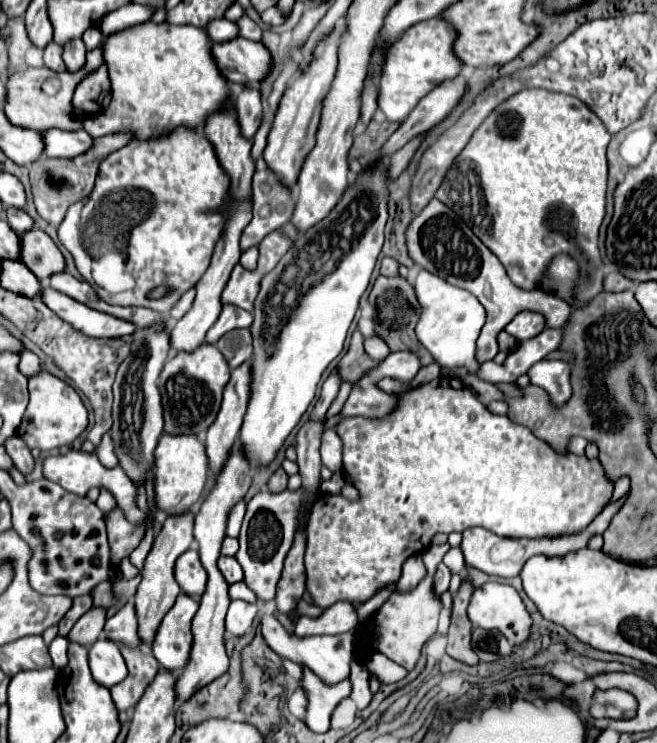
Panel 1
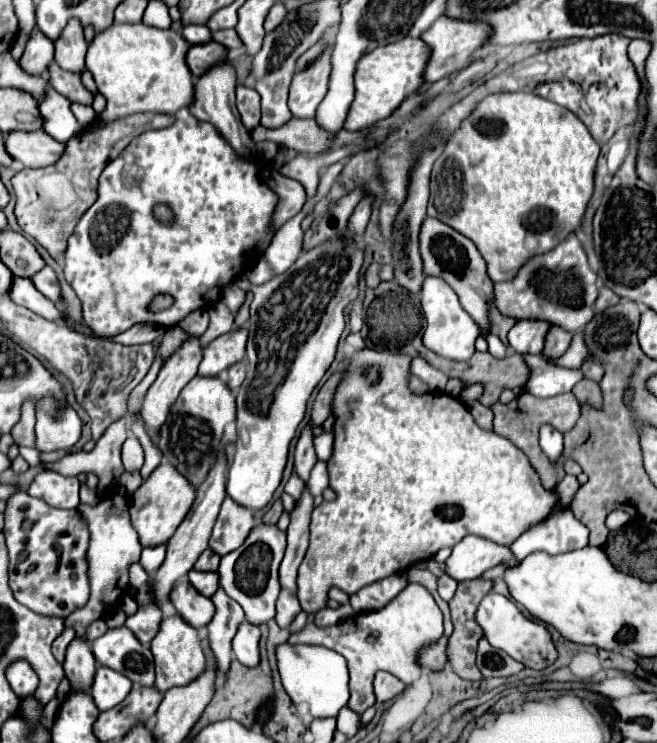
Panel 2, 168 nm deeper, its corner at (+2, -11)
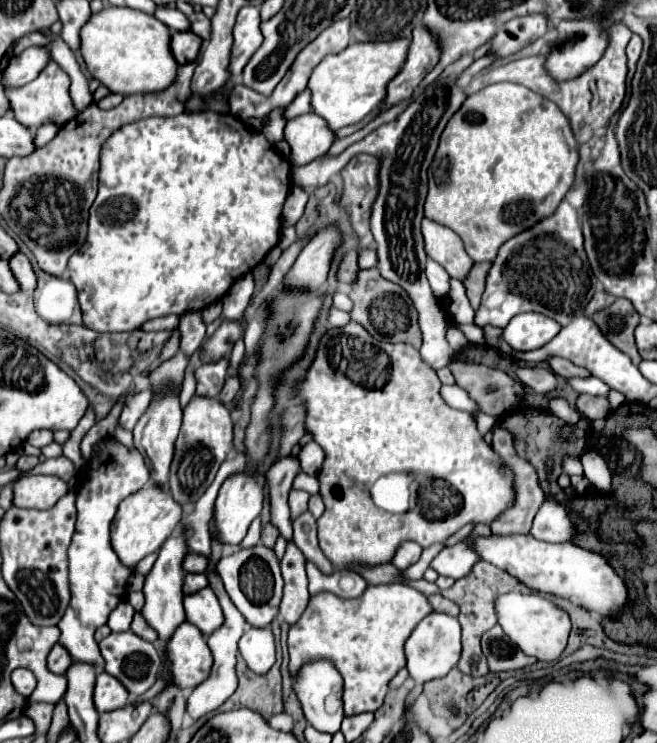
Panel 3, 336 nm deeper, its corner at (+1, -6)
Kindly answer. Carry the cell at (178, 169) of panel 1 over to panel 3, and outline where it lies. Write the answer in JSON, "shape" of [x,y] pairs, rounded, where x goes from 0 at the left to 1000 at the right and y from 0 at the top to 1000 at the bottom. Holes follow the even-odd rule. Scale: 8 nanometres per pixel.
{"shape":[[[321,149],[275,152],[266,157],[224,157],[205,166],[187,168],[175,176],[151,206],[151,262],[135,284],[135,316],[129,330],[105,349],[105,376],[117,386],[120,410],[126,419],[126,437],[142,445],[202,445],[212,443],[224,429],[245,424],[279,424],[285,419],[303,419],[333,405],[349,386],[379,367],[400,346],[422,330],[428,311],[428,281],[443,254],[443,219],[425,211],[422,201],[403,187],[397,176],[379,176],[370,163],[355,155],[333,155]]]}

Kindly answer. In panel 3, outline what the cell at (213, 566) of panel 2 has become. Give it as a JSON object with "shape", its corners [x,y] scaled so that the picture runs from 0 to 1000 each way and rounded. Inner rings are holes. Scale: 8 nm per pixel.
{"shape":[[[285,744],[285,750],[279,752],[279,766],[285,771],[312,771],[315,752],[309,747],[300,747],[300,744]]]}

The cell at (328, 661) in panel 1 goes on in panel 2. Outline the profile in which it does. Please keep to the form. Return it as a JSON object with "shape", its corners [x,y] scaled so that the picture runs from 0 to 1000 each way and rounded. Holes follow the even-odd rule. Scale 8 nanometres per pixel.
{"shape":[[[423,867],[420,869],[420,891],[429,921],[444,939],[447,948],[469,945],[472,961],[478,966],[514,964],[514,956],[530,945],[530,902],[527,888],[499,872],[475,869],[475,867]]]}

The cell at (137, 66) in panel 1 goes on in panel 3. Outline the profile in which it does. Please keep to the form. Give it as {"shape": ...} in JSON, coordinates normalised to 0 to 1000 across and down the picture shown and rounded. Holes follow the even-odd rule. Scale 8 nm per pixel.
{"shape":[[[160,9],[126,34],[120,69],[132,96],[163,120],[202,128],[212,122],[245,122],[263,112],[269,82],[263,79],[257,55],[260,44],[233,20],[196,9]]]}

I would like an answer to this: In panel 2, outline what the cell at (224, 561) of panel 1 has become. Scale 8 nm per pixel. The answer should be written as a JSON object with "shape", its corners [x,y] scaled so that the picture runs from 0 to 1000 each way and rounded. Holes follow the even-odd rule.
{"shape":[[[289,767],[286,770],[286,781],[289,786],[311,802],[323,805],[326,797],[335,791],[332,786],[332,773],[329,770],[301,770],[301,767]]]}

